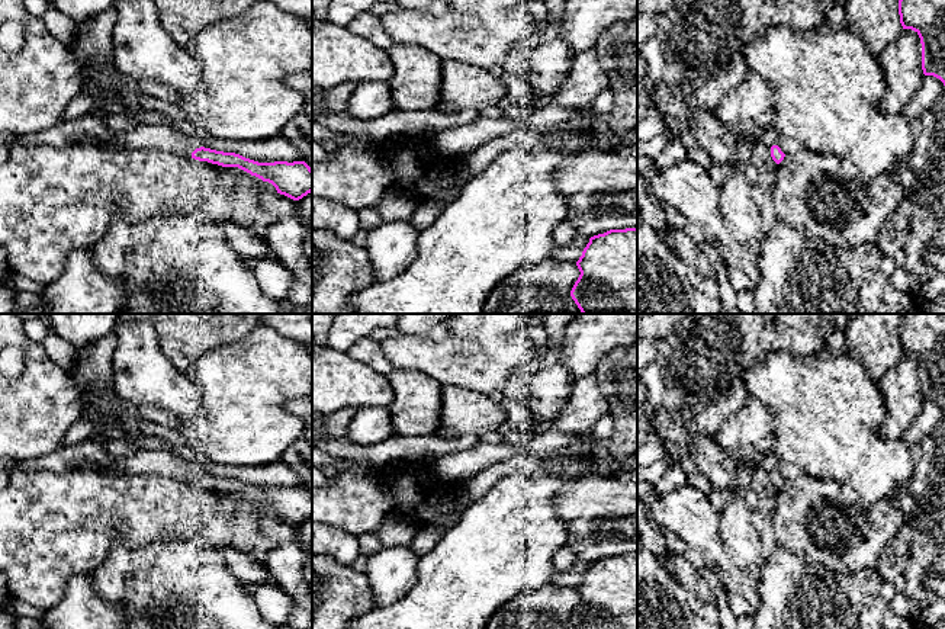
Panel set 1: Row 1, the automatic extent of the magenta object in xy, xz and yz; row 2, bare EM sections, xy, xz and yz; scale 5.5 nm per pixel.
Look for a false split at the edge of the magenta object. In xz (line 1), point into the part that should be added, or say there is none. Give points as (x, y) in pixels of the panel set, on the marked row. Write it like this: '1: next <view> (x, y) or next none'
1: next none

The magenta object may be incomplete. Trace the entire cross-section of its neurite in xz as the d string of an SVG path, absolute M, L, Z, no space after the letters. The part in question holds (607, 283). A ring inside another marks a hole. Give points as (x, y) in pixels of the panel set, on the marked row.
M637 228L591 237L576 266L581 275L570 296L582 314L637 314Z

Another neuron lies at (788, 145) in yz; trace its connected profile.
M780 137L777 141L777 145L781 148L781 151L788 155L788 154L795 154L798 153L803 147L800 145L800 142L797 142L793 138L785 138L785 137Z

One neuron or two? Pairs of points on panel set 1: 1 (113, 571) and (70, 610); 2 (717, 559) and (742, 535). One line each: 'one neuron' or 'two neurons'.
1: two neurons
2: two neurons

